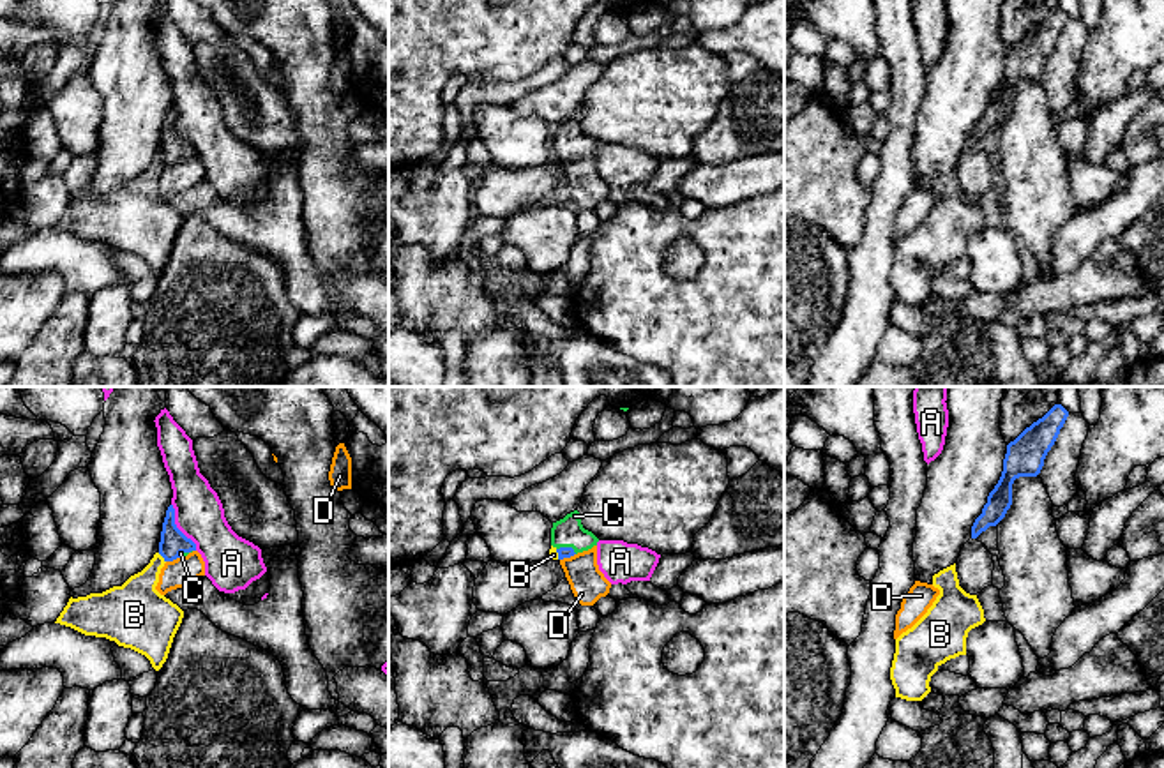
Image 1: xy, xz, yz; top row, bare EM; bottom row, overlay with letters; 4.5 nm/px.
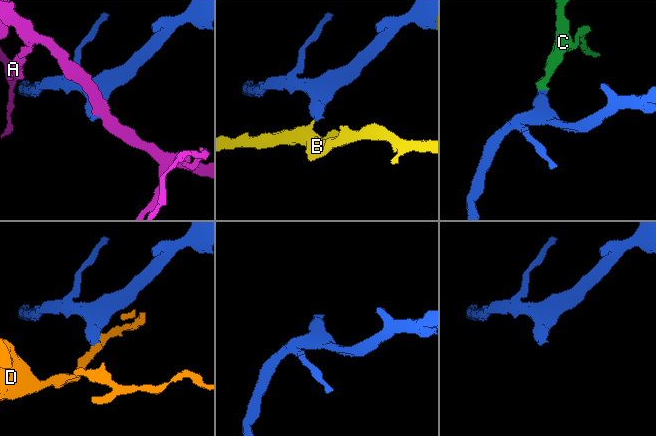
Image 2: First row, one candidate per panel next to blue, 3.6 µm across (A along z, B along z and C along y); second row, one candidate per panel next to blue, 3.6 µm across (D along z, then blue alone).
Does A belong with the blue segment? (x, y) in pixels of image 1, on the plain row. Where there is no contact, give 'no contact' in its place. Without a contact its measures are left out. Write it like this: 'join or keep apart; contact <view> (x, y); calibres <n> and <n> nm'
keep apart; contact xy (175, 131); calibres 120 and 220 nm

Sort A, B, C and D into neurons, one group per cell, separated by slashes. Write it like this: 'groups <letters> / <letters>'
groups A / B / C / D

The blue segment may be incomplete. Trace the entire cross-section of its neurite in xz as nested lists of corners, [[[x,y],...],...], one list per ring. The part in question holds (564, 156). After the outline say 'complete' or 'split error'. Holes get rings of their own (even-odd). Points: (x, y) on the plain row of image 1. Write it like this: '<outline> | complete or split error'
[[[578,115],[553,127],[551,150],[556,154],[558,164],[588,155],[597,150],[597,147],[599,143],[583,132]]] | split error

